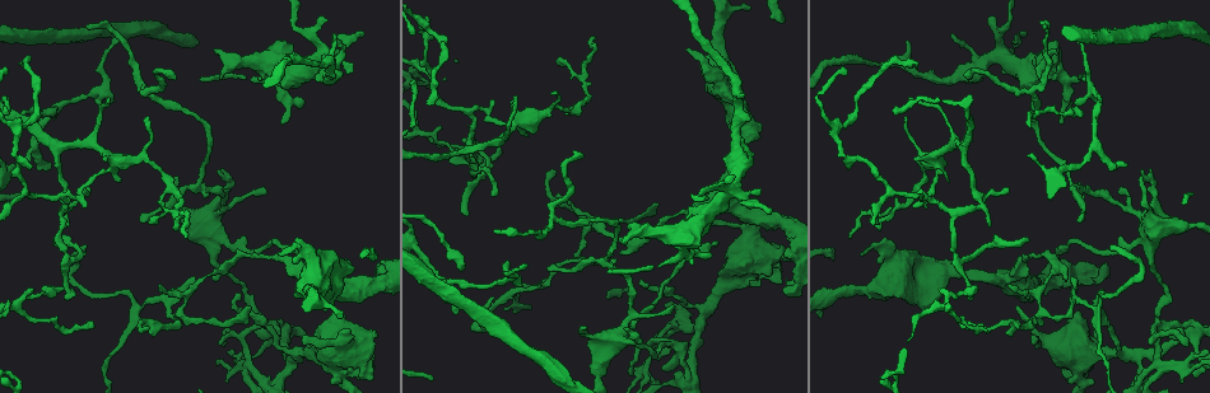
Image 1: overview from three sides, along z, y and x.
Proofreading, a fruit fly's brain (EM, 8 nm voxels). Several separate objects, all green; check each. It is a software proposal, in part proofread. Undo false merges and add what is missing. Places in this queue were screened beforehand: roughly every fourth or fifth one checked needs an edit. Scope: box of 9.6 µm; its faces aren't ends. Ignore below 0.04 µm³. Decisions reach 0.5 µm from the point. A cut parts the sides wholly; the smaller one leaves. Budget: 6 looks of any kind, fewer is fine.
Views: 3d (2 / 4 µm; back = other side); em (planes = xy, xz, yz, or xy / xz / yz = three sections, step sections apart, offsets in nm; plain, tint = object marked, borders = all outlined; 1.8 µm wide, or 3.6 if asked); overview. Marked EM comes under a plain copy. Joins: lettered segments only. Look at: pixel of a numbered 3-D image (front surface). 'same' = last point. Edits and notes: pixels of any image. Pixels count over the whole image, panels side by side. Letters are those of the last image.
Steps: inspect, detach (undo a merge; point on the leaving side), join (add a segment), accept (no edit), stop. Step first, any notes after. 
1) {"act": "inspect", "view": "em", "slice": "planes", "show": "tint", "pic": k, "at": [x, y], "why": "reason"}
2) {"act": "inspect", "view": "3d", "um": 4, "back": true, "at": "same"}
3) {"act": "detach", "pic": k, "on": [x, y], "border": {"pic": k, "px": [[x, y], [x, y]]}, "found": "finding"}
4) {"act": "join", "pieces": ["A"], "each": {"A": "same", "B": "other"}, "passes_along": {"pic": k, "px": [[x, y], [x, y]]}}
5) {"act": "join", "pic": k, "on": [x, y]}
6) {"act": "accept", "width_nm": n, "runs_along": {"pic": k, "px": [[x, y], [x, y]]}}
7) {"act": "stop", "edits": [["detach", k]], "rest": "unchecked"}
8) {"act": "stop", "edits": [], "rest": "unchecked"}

{"act": "inspect", "view": "3d", "um": 2, "pic": 1, "at": [850, 236], "why": "free end"}

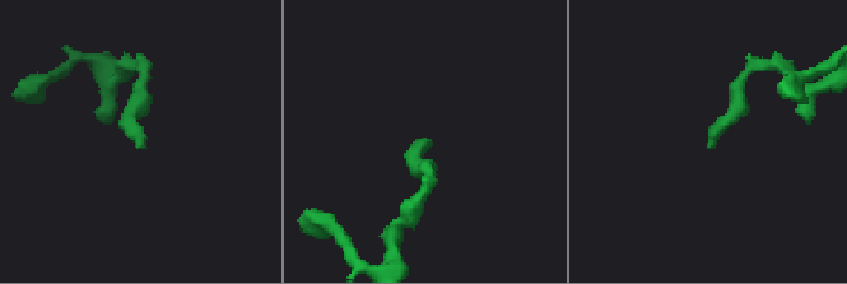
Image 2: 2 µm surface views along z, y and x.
{"act": "inspect", "view": "em", "slice": "planes", "show": "borders", "pic": 2, "at": [142, 145]}

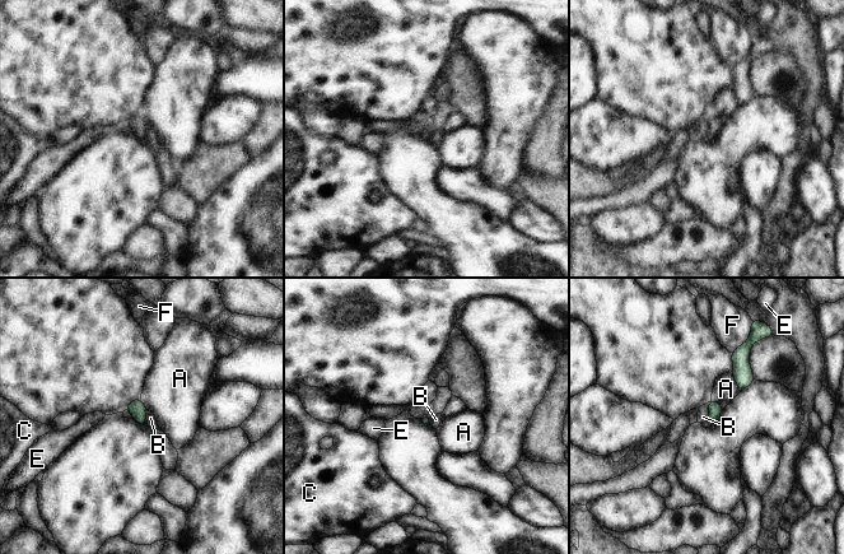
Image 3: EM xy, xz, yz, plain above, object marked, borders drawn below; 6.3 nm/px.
{"act": "accept", "each": {"A": "other", "B": "other", "C": "other", "E": "other", "F": "other"}, "border": {"pic": 3, "px": [[709, 403], [709, 417], [707, 419]]}, "found": "no lettered segment goes on from it"}

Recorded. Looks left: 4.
{"act": "inspect", "view": "3d", "um": 2, "pic": 1, "at": [755, 189], "why": "branch stops here"}

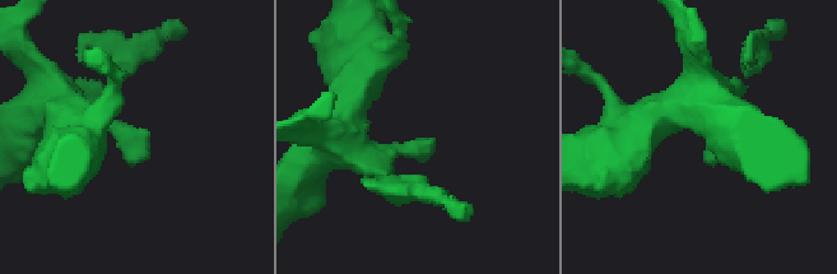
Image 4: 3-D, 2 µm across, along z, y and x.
{"act": "inspect", "view": "em", "slice": "planes", "show": "borders", "pic": 4, "at": [420, 143]}

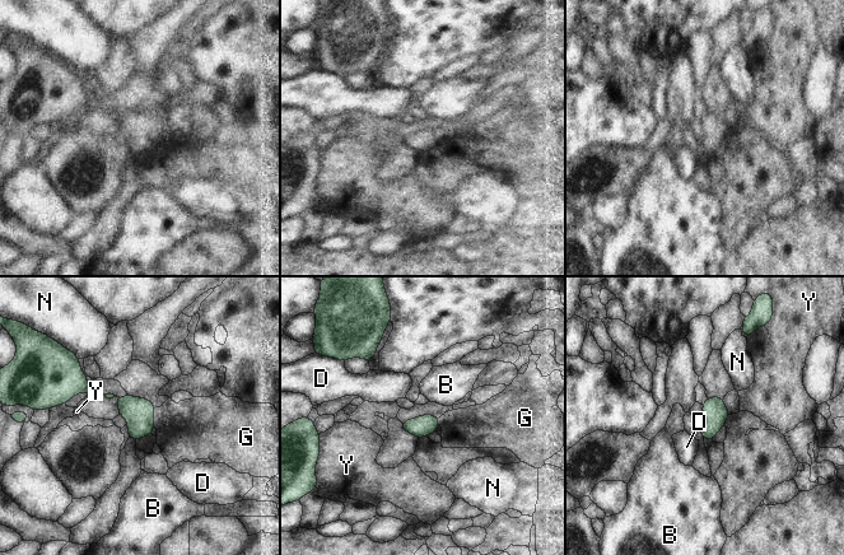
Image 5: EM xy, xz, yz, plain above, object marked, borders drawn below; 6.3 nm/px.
{"act": "accept", "each": {"B": "other", "D": "other", "G": "other", "N": "other", "Y": "other"}, "border": {"pic": 5, "px": [[155, 407], [153, 427]]}, "found": "none of them fits"}

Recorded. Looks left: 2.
{"act": "inspect", "view": "3d", "um": 4, "pic": 1, "at": [1079, 187], "why": "sharp bend"}

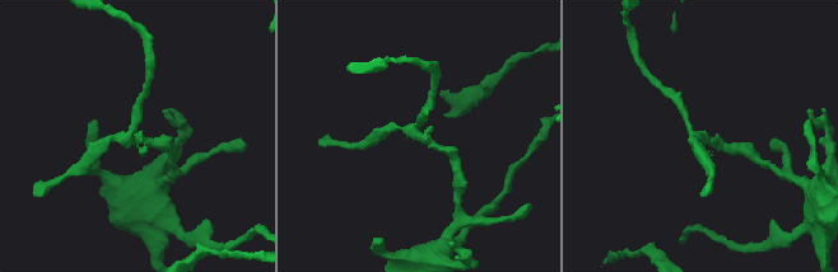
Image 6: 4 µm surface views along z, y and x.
{"act": "inspect", "view": "em", "um": 3.6, "slice": "planes", "show": "borders", "pic": 6, "at": [417, 132]}

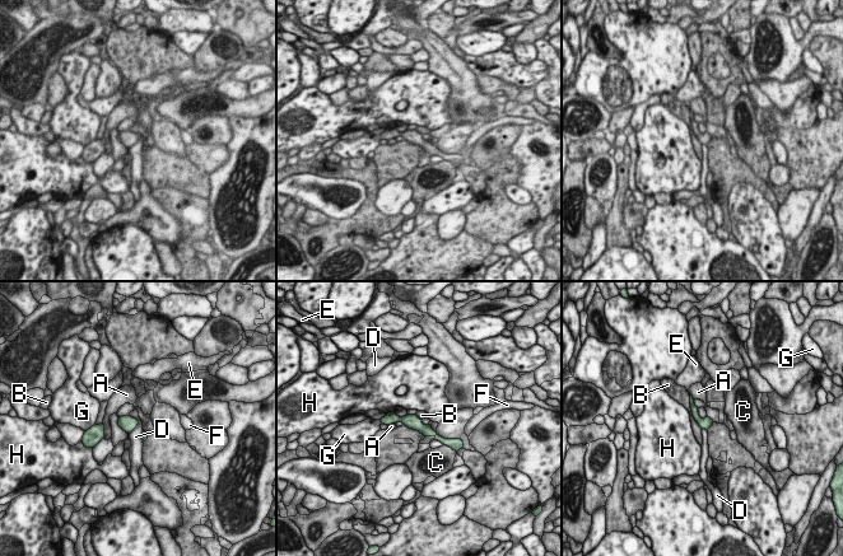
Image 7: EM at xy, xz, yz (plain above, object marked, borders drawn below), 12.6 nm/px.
{"act": "accept", "width_nm": 140, "each": {"A": "other", "B": "other", "C": "other", "D": "other", "E": "other", "F": "other", "G": "other", "H": "other"}, "found": "continuous, no second neuron"}

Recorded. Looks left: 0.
{"act": "stop", "edits": [], "rest": "unchecked"}

